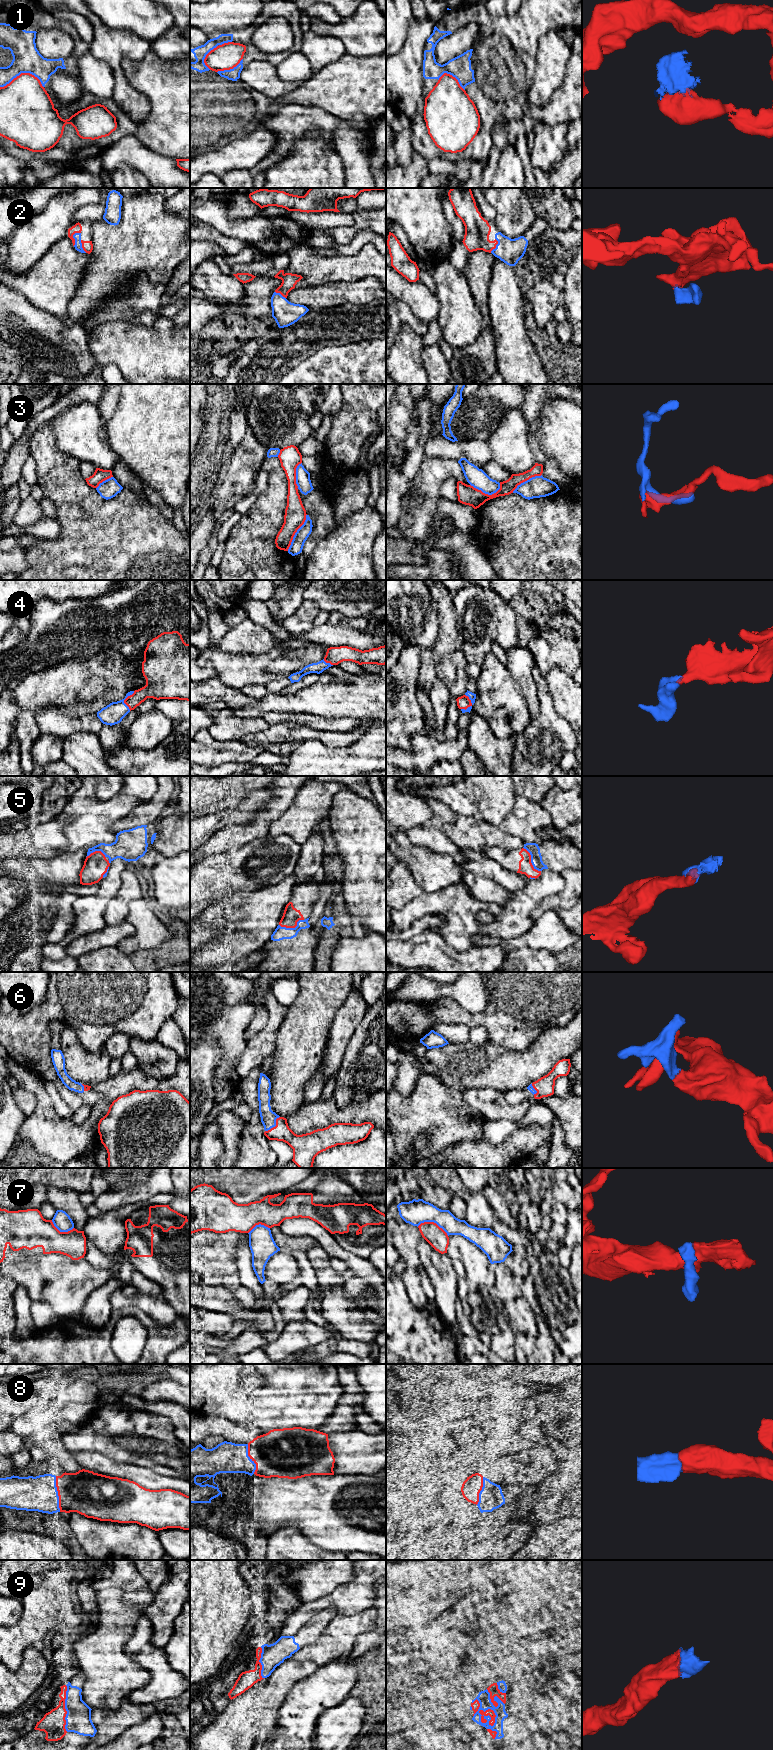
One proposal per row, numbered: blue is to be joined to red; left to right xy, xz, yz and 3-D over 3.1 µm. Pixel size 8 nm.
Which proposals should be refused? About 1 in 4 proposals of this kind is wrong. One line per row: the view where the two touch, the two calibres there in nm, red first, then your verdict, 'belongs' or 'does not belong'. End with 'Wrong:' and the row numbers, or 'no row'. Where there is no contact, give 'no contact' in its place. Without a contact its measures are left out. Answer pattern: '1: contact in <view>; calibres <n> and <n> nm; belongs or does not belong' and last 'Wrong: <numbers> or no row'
1: contact in xy; calibres 400 and 220 nm; belongs
2: contact in xy; calibres 80 and 60 nm; belongs
3: contact in xz; calibres 180 and 100 nm; does not belong
4: contact in yz; calibres 110 and 60 nm; belongs
5: contact in yz; calibres 110 and 100 nm; belongs
6: contact in xz; calibres 150 and 130 nm; belongs
7: contact in yz; calibres 160 and 200 nm; does not belong
8: contact in xy; calibres 360 and 280 nm; belongs
9: contact in yz; calibres 50 and 100 nm; belongs
Wrong: 3, 7

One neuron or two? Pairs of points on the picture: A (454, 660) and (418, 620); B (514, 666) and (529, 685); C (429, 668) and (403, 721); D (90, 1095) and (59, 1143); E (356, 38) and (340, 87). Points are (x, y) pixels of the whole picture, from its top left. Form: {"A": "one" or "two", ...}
{"A": "two", "B": "one", "C": "two", "D": "two", "E": "two"}

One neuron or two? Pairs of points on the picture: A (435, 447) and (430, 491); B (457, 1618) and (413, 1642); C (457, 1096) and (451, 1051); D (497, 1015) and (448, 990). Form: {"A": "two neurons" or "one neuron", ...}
{"A": "two neurons", "B": "one neuron", "C": "two neurons", "D": "two neurons"}

